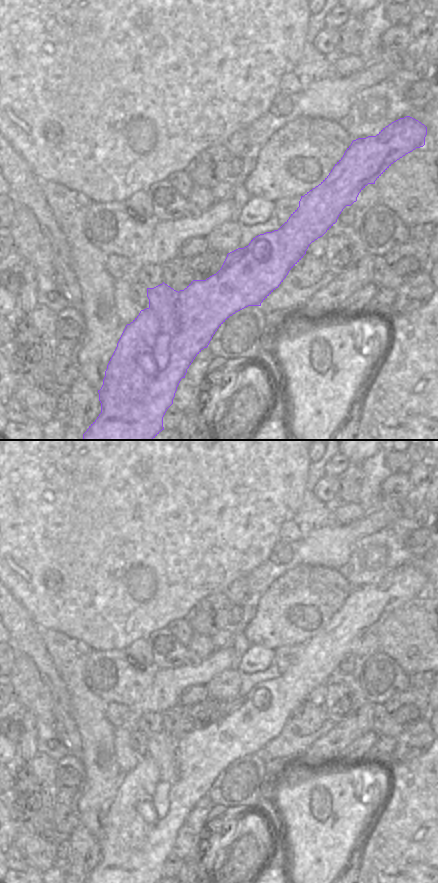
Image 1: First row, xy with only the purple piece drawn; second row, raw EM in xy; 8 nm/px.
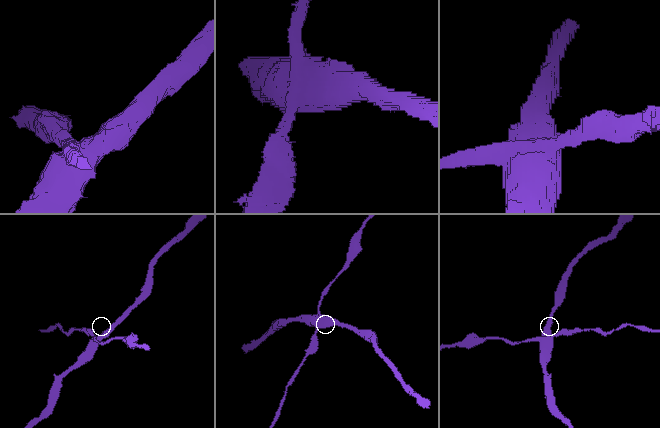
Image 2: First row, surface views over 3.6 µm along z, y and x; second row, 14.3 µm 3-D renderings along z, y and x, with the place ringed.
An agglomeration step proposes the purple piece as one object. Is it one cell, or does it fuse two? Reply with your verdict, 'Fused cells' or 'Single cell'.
Fused cells

